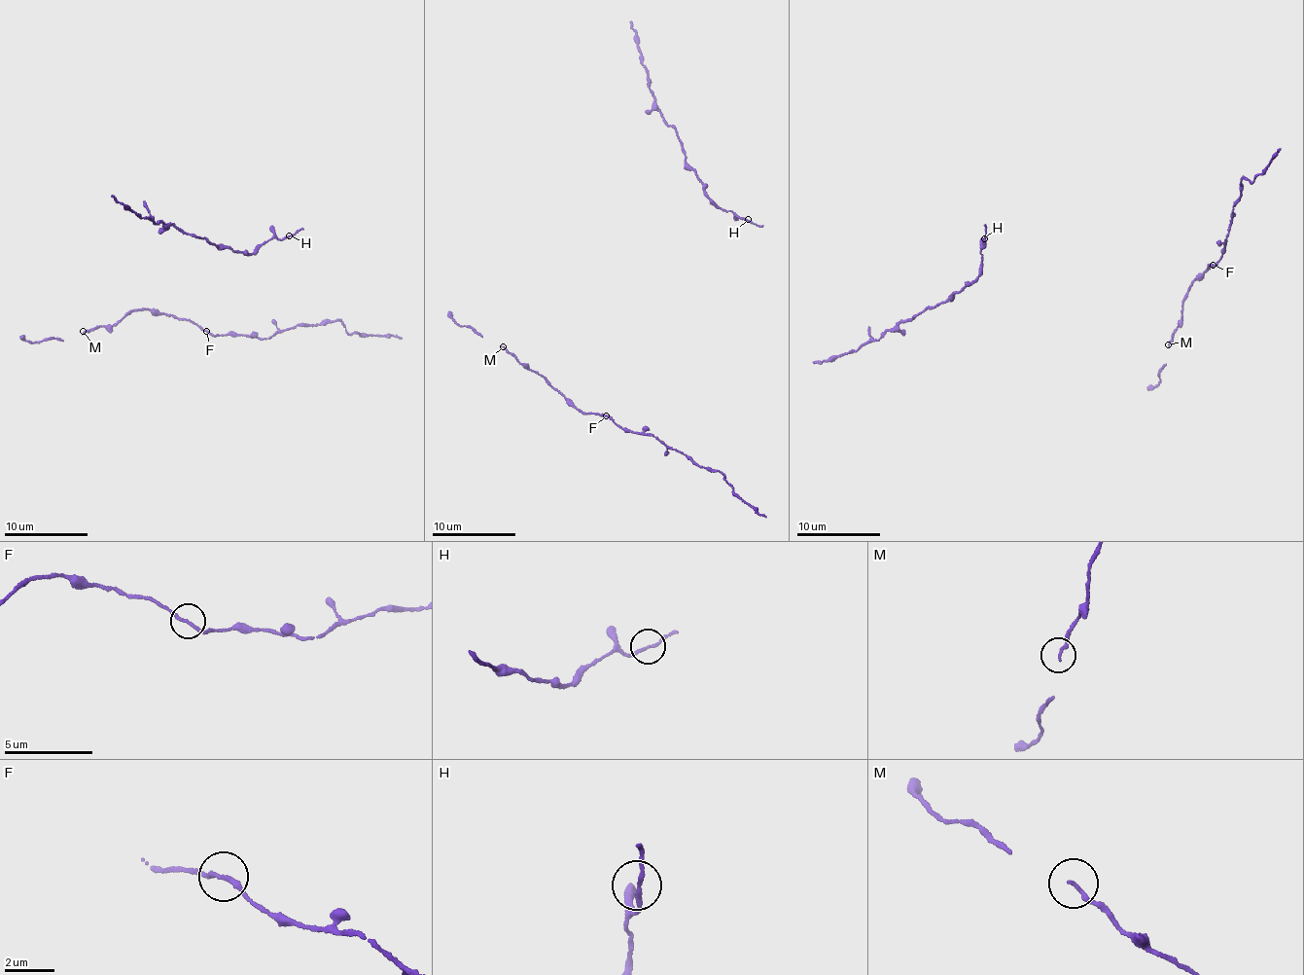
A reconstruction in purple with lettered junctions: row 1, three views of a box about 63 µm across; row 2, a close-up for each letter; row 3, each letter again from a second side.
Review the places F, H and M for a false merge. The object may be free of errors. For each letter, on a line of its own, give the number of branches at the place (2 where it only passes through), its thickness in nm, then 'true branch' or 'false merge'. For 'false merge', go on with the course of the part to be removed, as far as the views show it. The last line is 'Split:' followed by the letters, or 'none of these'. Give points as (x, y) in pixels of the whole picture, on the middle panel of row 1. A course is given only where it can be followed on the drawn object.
F: branches 2; calibre 160 nm; false merge; course (606, 415), (633, 432), (654, 435), (707, 469), (721, 474), (766, 518)
H: branches 2; calibre 150 nm; true branch
M: branches 1; calibre 170 nm; true branch
Split: F

